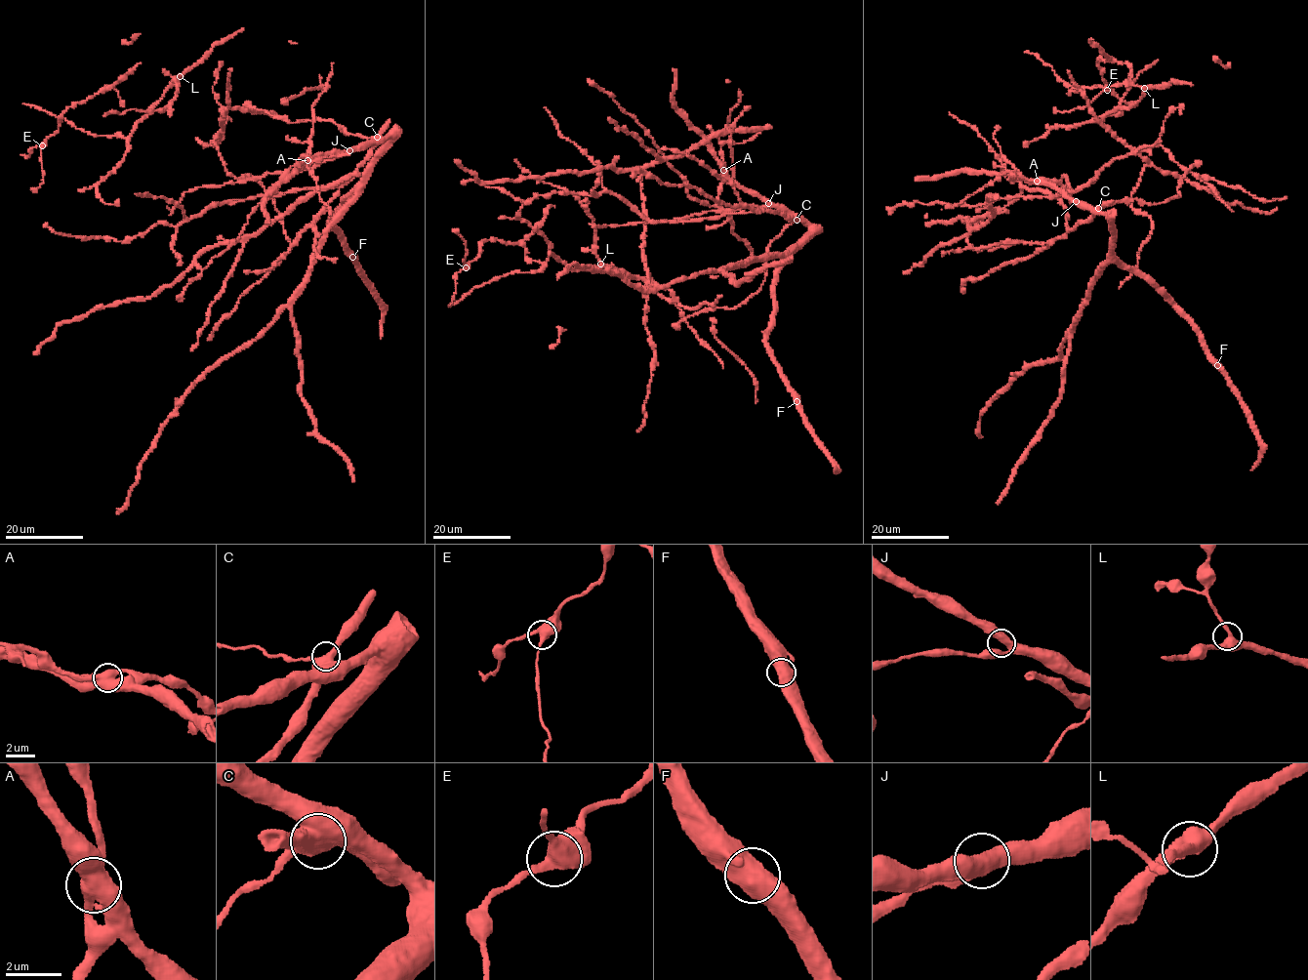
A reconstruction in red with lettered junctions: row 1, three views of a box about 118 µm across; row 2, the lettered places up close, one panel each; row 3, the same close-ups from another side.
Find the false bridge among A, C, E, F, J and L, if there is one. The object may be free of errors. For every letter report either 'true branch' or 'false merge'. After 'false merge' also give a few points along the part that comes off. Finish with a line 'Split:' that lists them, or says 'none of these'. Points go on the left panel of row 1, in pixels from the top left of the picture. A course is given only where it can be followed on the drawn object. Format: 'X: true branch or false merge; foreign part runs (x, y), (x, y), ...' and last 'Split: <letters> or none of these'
A: true branch
C: true branch
E: true branch
F: true branch
J: true branch
L: true branch
Split: none of these

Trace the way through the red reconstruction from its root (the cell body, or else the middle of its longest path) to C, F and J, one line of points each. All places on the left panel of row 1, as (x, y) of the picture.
C: (344, 129), (348, 135), (377, 137)
F: (344, 129), (362, 138), (388, 136), (364, 185), (333, 217), (330, 227), (352, 257)
J: (344, 129), (346, 134), (373, 139), (373, 142), (349, 150)

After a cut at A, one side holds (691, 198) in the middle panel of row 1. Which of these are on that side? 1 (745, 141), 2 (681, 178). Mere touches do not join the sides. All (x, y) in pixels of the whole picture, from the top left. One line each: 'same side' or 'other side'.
1: same side
2: same side

